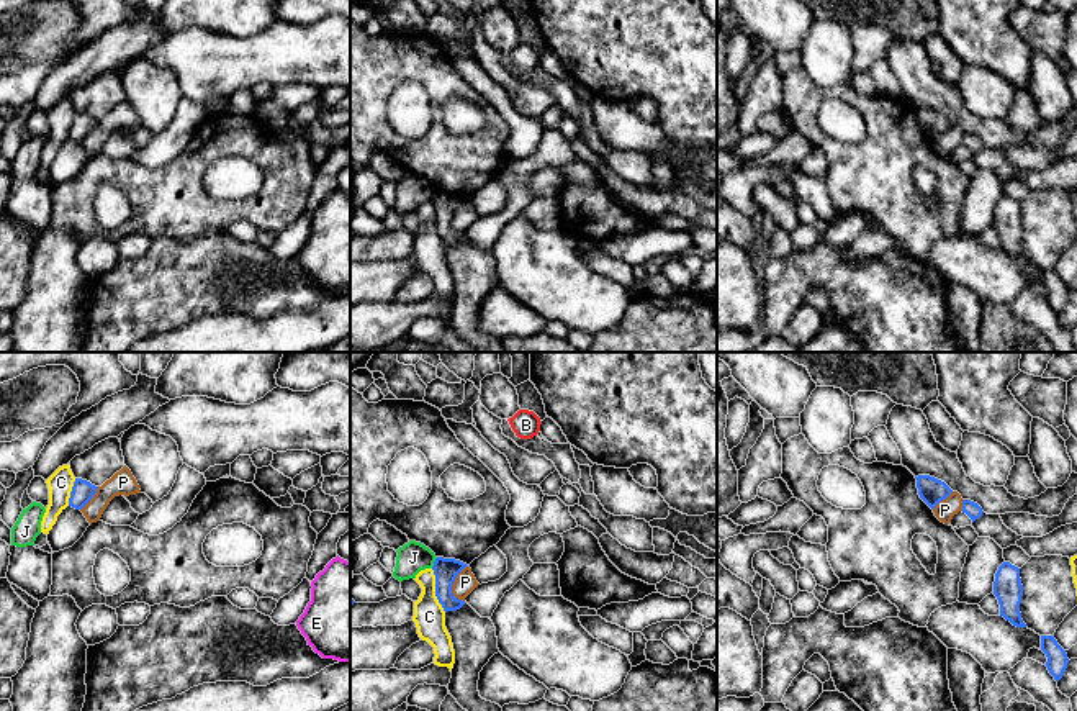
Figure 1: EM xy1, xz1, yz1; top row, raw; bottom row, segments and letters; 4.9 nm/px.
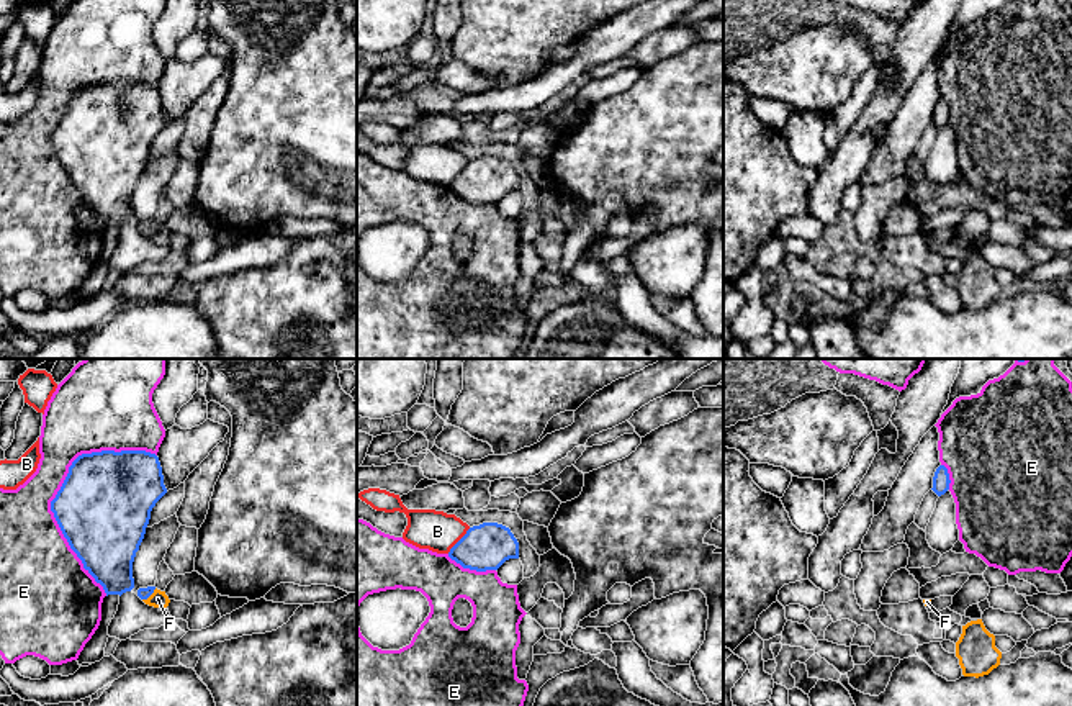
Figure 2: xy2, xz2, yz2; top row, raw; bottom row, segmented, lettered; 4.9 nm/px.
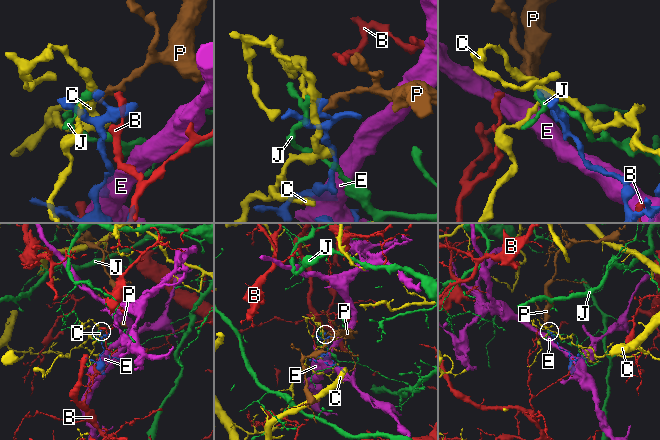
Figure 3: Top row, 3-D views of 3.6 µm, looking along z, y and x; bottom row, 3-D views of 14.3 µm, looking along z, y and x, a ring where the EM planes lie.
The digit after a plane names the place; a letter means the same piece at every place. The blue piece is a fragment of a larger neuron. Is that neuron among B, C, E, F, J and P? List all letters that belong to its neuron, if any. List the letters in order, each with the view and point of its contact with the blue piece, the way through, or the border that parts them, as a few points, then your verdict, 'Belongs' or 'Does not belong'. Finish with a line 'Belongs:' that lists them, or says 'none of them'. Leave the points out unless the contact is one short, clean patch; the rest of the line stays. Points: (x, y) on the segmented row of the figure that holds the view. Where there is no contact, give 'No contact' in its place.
B: Touches blue at xz2 (459, 541). Does not belong
C: Touches blue at xz1 (436, 590). Boundary: xz1 (431, 569), (436, 598), (446, 611). Does not belong
E: Touches blue at xy2 (58, 493). Does not belong
F: Touches blue at xy2 (149, 595). Path across: xy2 (143, 593), (149, 595), (157, 598). Belongs
J: Touches blue at xz1 (434, 562). Does not belong
P: Touches blue at xz1 (452, 584). Boundary: xz1 (467, 566), (452, 585), (452, 593), (462, 602). Does not belong
Belongs: F

